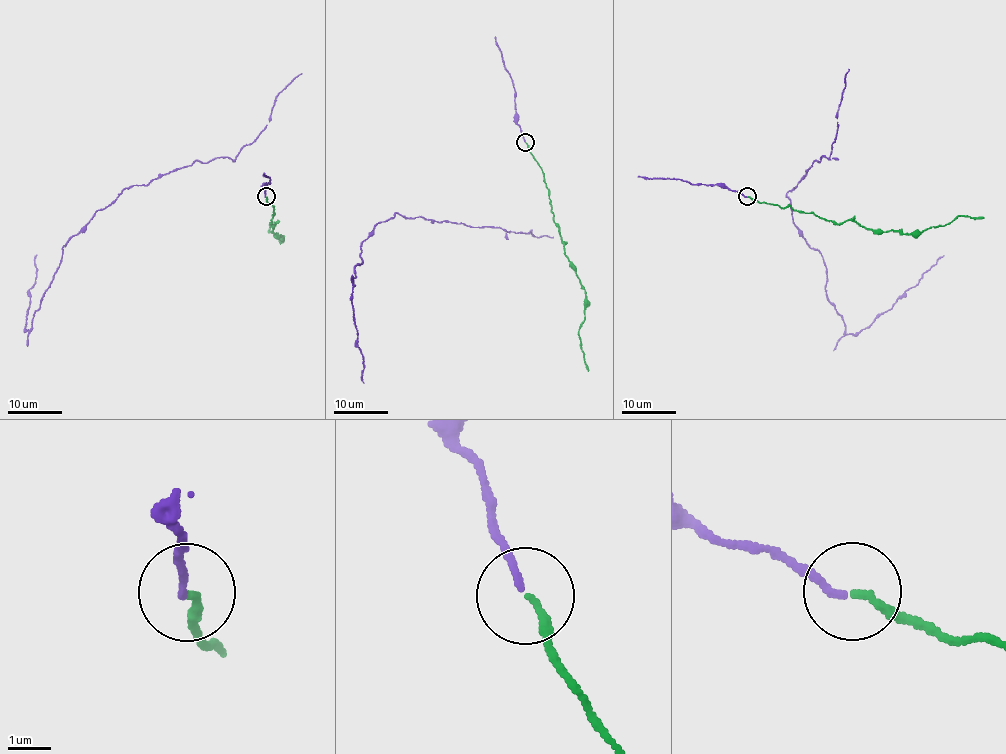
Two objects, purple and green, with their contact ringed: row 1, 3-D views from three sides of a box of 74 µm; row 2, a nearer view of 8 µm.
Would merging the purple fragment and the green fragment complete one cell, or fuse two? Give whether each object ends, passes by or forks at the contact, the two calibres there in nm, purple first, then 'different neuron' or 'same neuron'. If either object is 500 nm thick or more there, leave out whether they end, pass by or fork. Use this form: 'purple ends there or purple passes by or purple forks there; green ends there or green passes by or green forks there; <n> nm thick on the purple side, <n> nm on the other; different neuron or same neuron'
purple ends there; green ends there; 150 nm thick on the purple side, 170 nm on the other; same neuron

